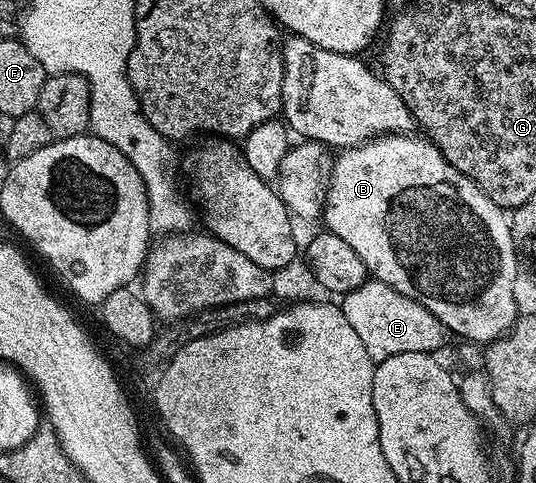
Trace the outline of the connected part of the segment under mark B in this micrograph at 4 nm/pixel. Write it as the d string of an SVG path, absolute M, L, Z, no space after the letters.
M414 133L379 135L358 147L339 150L326 185L321 218L326 219L325 230L356 249L375 280L419 302L447 327L451 336L459 335L459 340L489 345L506 334L520 314L514 292L518 287L520 251L514 246L511 216L451 166L425 137Z

